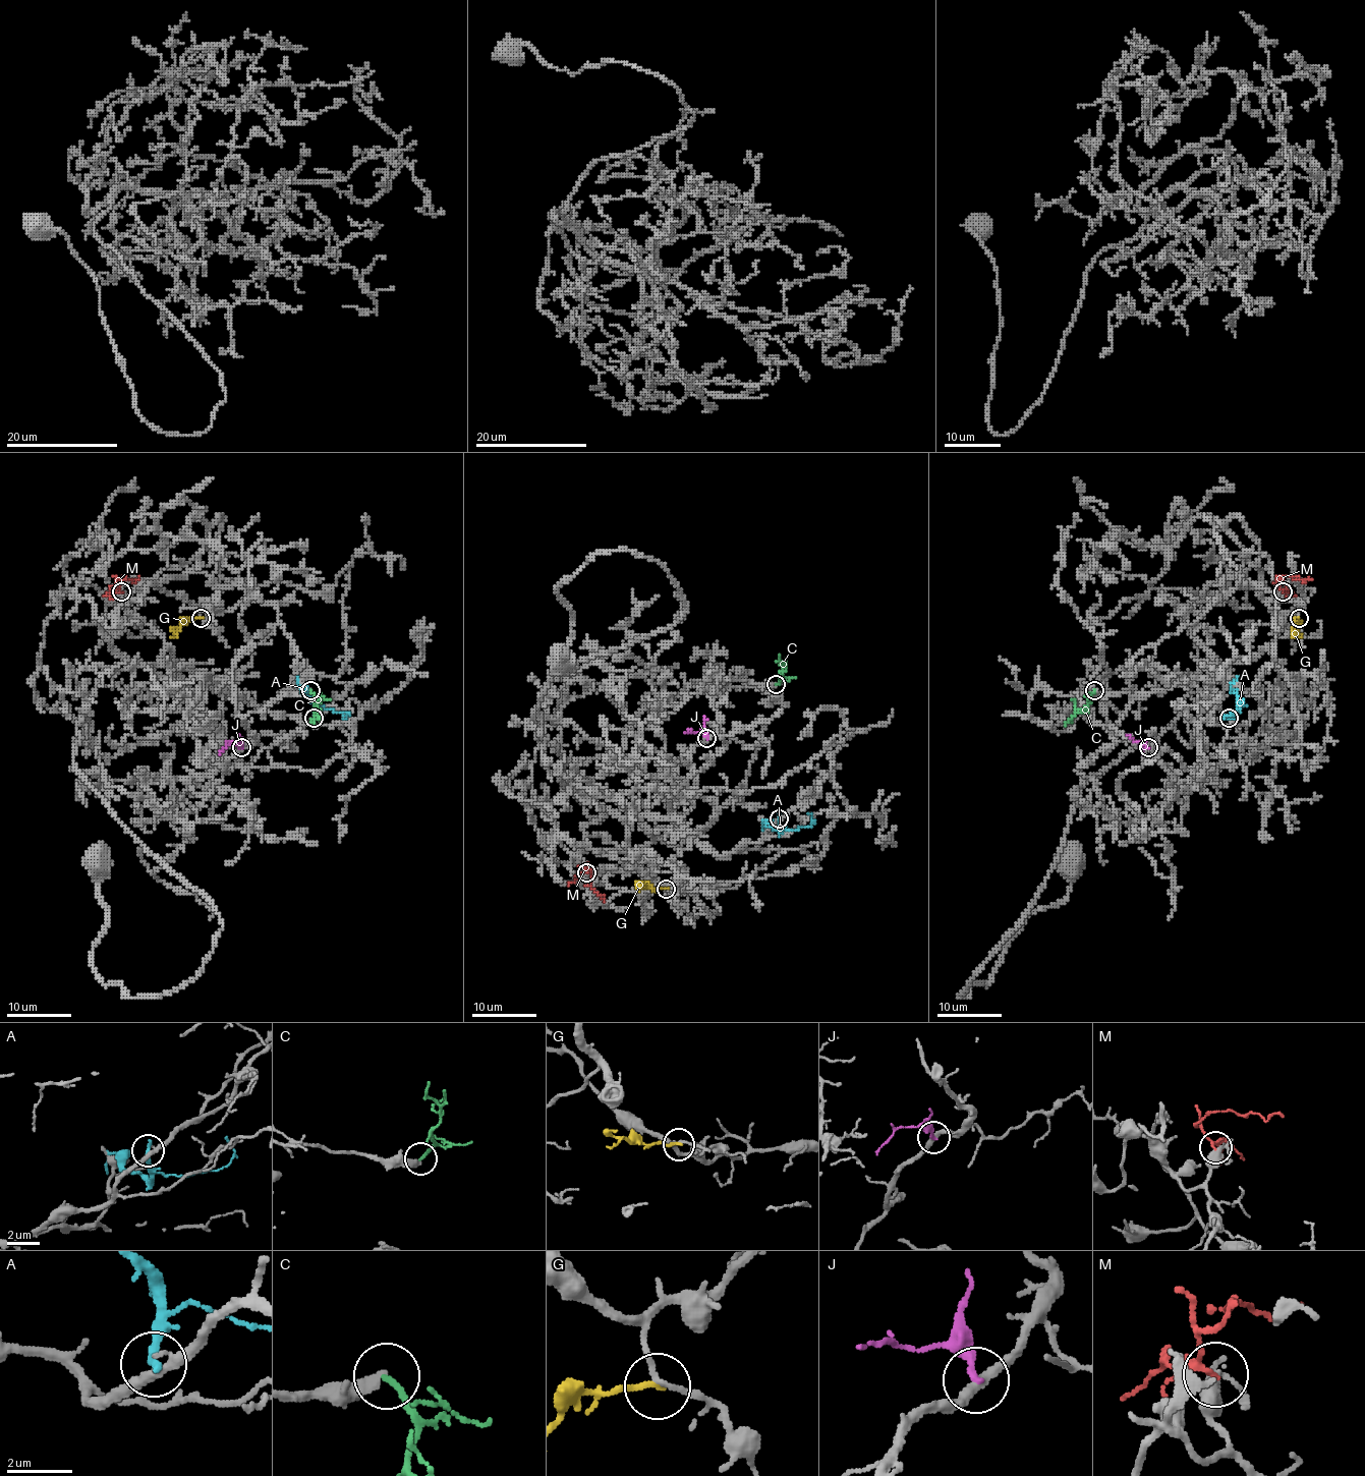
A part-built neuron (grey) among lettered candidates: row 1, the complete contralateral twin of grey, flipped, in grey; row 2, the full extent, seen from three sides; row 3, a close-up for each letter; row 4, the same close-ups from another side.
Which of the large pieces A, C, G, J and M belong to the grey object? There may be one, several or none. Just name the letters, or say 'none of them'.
C

